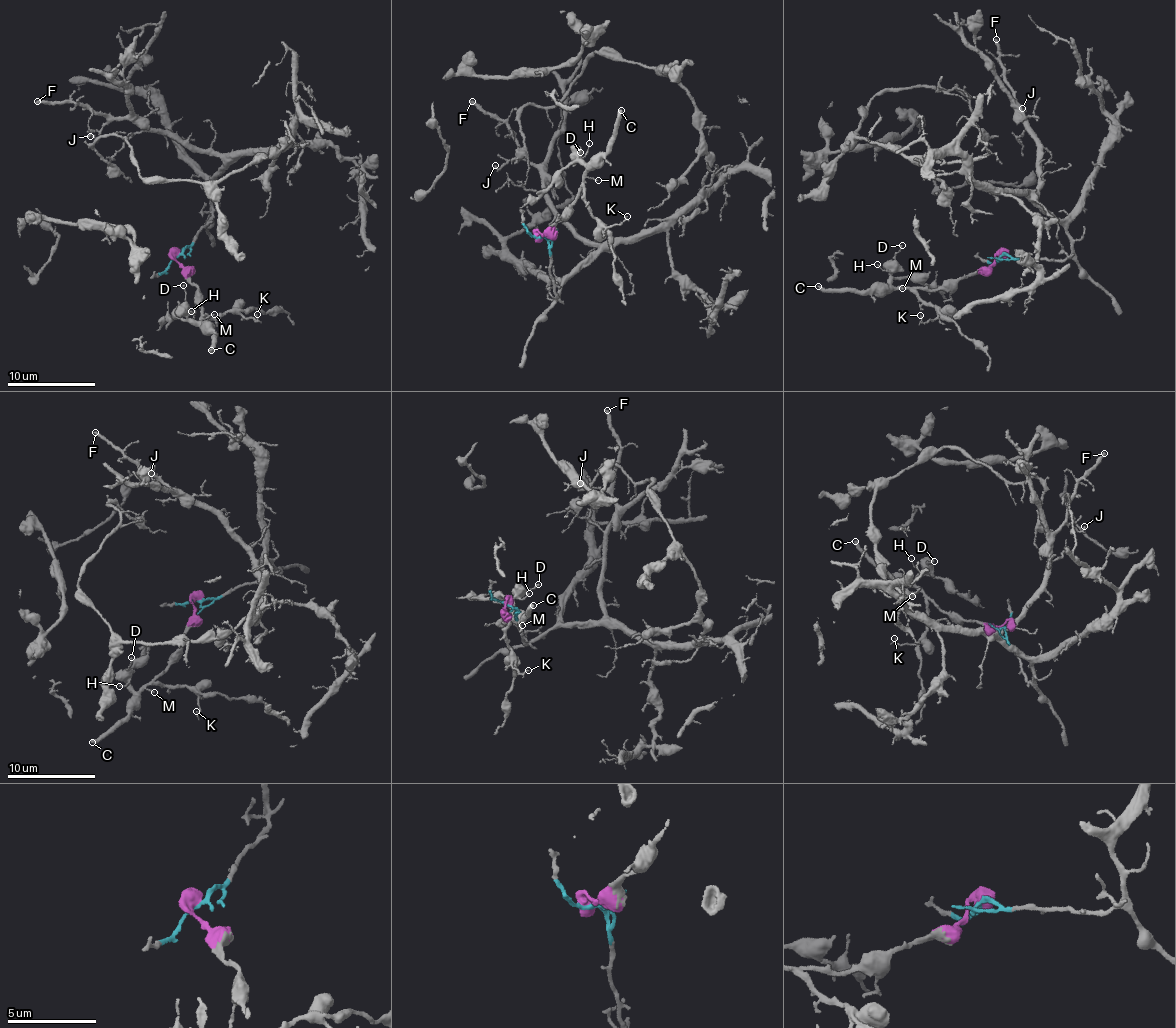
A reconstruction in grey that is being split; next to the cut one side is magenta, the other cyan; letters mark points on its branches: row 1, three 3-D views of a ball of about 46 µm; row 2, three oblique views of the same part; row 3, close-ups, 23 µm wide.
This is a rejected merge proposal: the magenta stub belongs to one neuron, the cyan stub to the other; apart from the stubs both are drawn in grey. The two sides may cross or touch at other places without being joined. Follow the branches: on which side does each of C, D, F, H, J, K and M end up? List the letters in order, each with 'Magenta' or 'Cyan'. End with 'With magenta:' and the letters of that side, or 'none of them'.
C: Magenta
D: Magenta
F: Cyan
H: Magenta
J: Cyan
K: Magenta
M: Magenta
With magenta: C, D, H, K, M

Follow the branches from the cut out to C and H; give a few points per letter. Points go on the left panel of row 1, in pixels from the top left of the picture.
C: (175, 257), (197, 290), (195, 297), (201, 309), (199, 319), (212, 325), (214, 334), (211, 350)
H: (175, 257), (197, 290), (195, 297), (201, 309), (199, 322), (188, 314), (192, 313), (190, 310)

